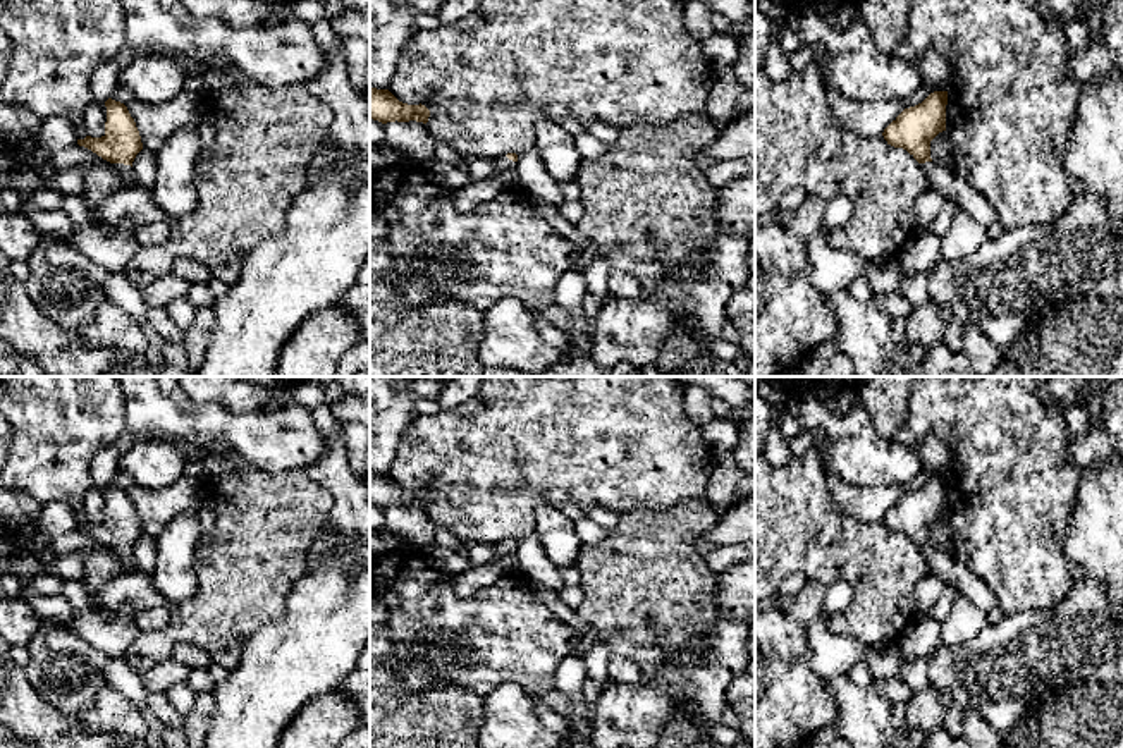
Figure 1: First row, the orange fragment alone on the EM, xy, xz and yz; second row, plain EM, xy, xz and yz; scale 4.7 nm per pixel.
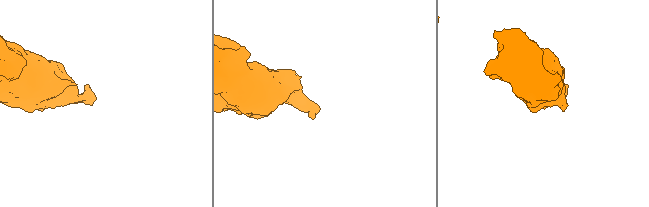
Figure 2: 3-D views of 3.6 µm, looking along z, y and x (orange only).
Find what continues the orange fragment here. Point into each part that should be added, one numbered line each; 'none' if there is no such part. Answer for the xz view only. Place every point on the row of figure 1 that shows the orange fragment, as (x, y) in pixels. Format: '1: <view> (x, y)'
1: xz (503, 164)

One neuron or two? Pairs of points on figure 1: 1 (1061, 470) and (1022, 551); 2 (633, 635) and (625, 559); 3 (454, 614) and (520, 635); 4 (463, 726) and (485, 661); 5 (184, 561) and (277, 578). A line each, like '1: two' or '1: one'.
1: one
2: one
3: one
4: two
5: two

